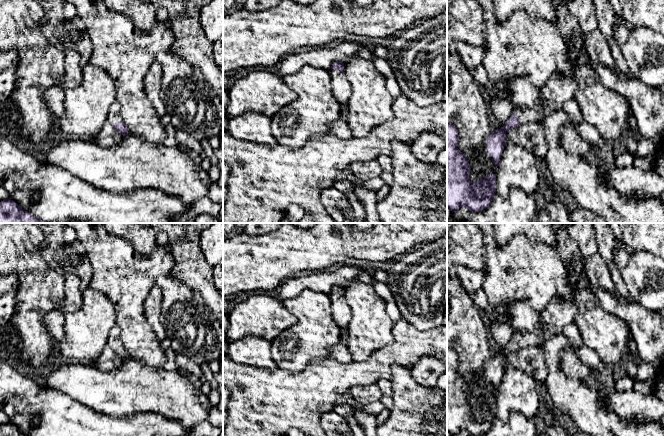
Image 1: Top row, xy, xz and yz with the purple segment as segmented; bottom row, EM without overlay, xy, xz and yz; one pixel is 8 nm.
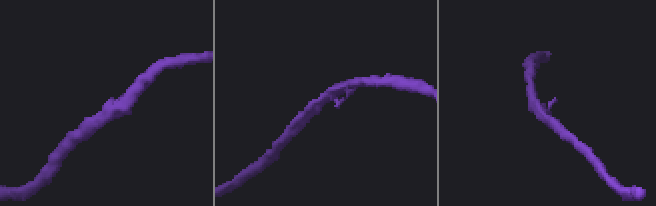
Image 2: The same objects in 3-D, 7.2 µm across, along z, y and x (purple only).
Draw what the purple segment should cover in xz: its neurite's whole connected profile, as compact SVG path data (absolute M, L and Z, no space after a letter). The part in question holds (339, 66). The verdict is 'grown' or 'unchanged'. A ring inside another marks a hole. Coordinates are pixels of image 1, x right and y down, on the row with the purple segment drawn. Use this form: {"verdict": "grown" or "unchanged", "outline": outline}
{"verdict": "grown", "outline": "M334 62L330 69L332 90L340 108L348 107L348 101L352 94L352 87L346 78L344 71L343 62Z"}

